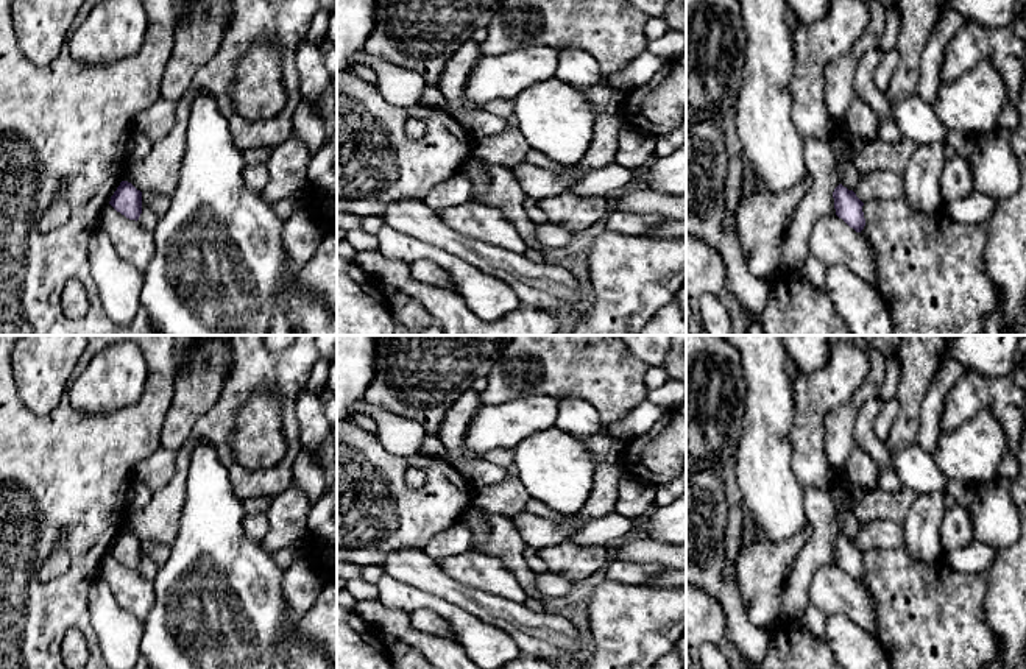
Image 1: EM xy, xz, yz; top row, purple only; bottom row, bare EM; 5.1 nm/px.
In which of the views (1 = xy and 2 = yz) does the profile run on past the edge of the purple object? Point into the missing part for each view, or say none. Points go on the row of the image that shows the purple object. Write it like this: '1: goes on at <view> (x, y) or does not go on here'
1: does not go on here
2: does not go on here

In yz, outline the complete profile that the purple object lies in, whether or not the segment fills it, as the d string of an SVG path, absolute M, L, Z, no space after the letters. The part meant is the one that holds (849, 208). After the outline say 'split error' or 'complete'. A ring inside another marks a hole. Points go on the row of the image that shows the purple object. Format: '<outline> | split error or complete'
M842 184L834 189L833 198L836 215L856 232L861 232L865 226L865 218L862 212L864 203L856 196L853 190L848 190Z | complete

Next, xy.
M122 181L109 204L126 218L137 221L142 214L142 192L131 182Z | complete

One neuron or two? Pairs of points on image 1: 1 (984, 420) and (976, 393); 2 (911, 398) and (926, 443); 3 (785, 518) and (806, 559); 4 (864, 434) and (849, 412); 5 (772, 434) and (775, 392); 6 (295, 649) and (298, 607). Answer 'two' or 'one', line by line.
1: two
2: two
3: two
4: two
5: one
6: two

